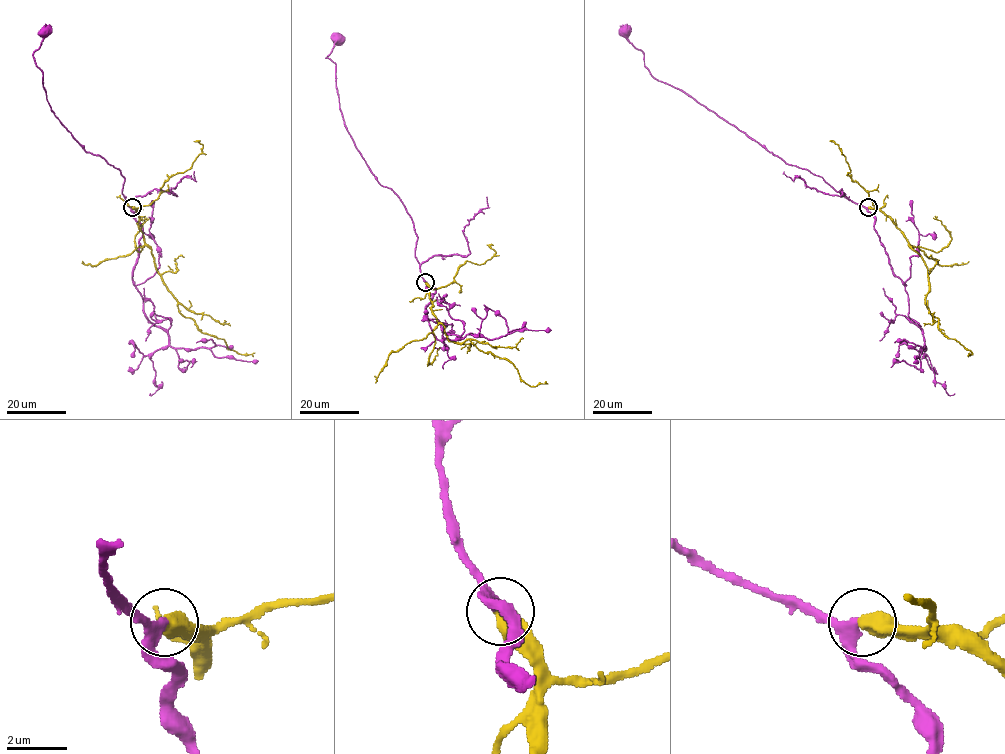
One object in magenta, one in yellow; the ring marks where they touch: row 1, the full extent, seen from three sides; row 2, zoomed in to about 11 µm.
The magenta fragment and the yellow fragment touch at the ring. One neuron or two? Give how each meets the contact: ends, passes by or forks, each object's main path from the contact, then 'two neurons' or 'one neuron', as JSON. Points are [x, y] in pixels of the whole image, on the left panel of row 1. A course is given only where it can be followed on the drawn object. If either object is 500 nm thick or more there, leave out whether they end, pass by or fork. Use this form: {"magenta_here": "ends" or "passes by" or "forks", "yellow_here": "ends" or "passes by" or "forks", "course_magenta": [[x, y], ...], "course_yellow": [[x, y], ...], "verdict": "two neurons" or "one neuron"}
{"course_magenta": [[133, 207], [122, 194], [124, 177], [119, 169], [88, 153], [46, 100], [43, 72], [33, 53], [44, 31]], "course_yellow": [[133, 207], [157, 272], [179, 312], [192, 318], [203, 333], [223, 339], [237, 353], [254, 352]], "verdict": "one neuron"}

